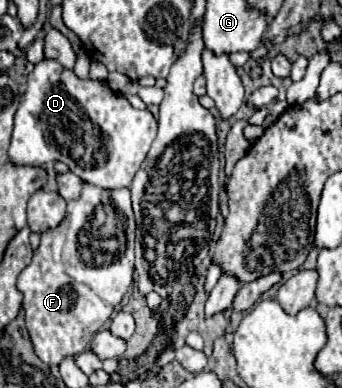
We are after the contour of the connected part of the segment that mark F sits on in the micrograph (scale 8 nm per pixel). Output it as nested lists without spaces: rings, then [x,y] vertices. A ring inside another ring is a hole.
[[[83,181],[81,195],[67,203],[65,219],[41,233],[41,243],[33,251],[31,263],[21,271],[17,287],[23,293],[25,325],[35,349],[35,355],[49,365],[59,365],[65,357],[75,357],[89,347],[89,341],[109,321],[115,307],[121,303],[129,285],[133,283],[133,241],[135,241],[135,217],[131,209],[129,191],[107,191]],[[97,209],[103,211],[101,229],[93,221]]]

